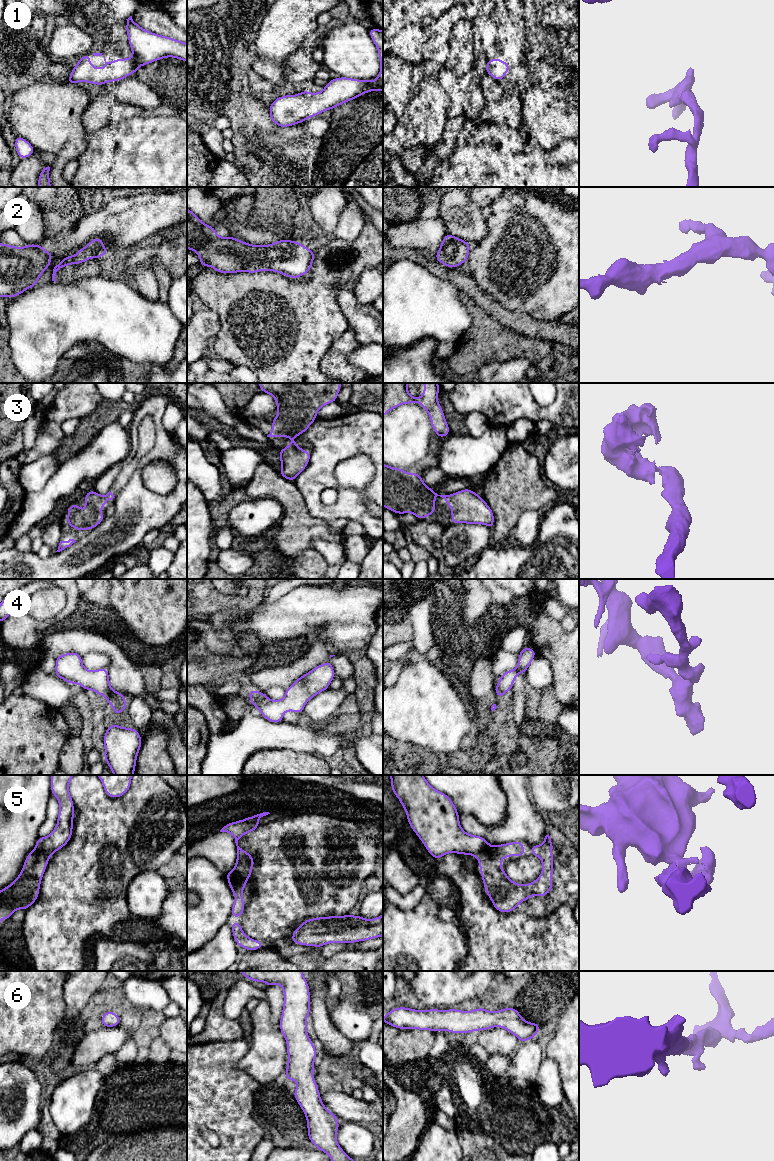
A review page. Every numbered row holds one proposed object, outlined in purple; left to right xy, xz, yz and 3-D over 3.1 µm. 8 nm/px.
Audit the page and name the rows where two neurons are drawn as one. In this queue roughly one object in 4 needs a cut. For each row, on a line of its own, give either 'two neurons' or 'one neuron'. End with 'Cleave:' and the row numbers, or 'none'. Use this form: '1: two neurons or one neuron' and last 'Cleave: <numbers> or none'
1: one neuron
2: one neuron
3: one neuron
4: one neuron
5: two neurons
6: one neuron
Cleave: 5

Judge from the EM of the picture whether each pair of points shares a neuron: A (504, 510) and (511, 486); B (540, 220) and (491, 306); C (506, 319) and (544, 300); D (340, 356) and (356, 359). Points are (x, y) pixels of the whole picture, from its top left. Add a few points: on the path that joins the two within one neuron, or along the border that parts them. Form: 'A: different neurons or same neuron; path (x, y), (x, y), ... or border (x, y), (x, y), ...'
A: same neuron; path (508, 504), (509, 492)
B: different neurons; border (477, 284), (499, 303), (515, 312)
C: different neurons; border (498, 302), (511, 310), (542, 319)
D: different neurons; border (359, 345), (350, 353), (348, 361), (366, 372)

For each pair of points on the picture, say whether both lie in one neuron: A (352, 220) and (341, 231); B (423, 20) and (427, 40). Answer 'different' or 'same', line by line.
A: same
B: different

